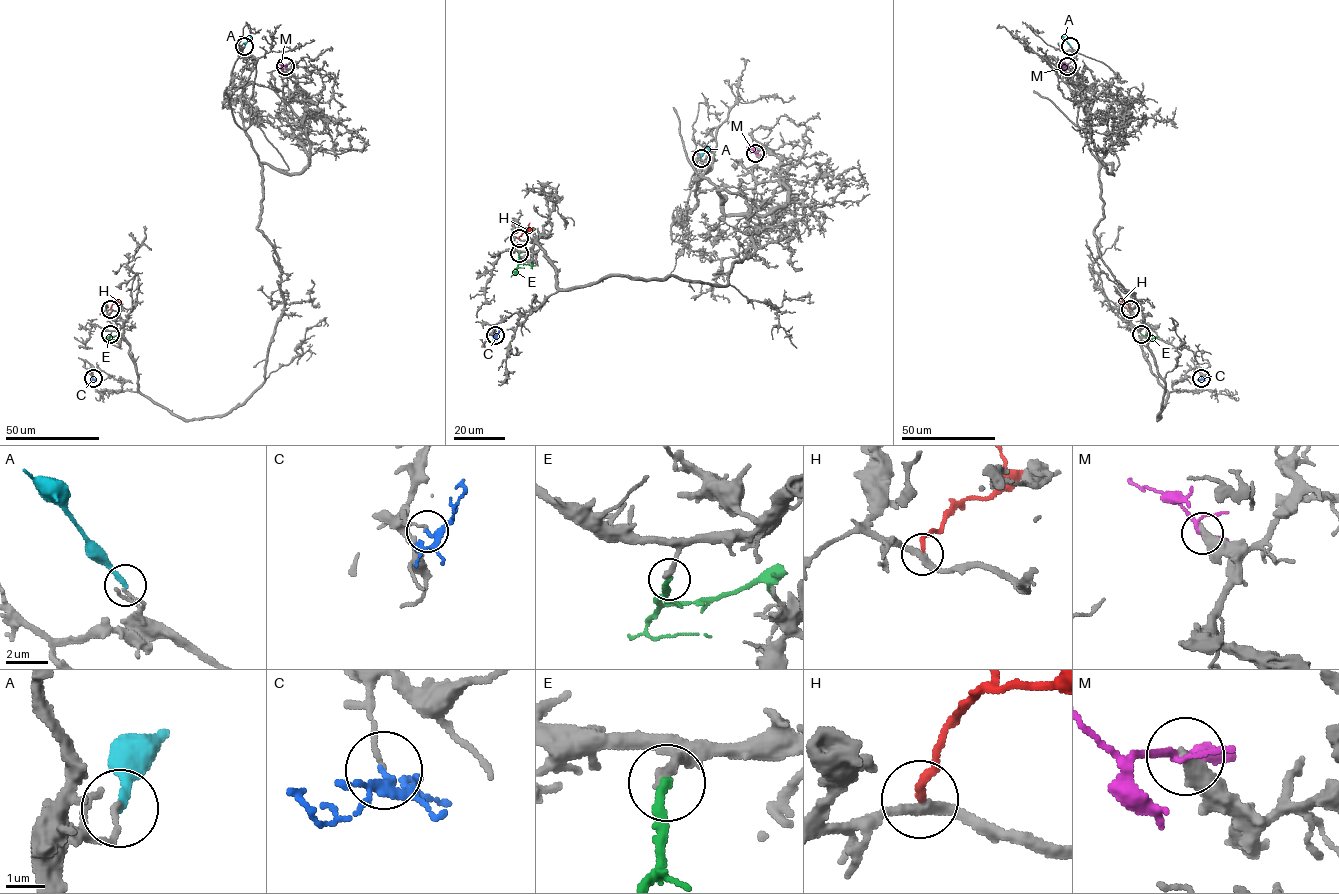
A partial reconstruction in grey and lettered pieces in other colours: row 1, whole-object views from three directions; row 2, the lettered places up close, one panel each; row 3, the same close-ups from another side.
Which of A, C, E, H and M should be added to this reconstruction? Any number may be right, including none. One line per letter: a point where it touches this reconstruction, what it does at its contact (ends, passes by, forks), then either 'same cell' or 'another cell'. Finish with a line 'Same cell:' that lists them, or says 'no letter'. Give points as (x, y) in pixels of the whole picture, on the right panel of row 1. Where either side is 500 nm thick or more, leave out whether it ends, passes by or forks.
A: (1070, 46) | it ends | another cell
C: (1201, 378) | it forks | another cell
E: (1141, 334) | it ends | another cell
H: (1130, 309) | it ends | another cell
M: (1067, 66) | it forks | another cell
Same cell: no letter

